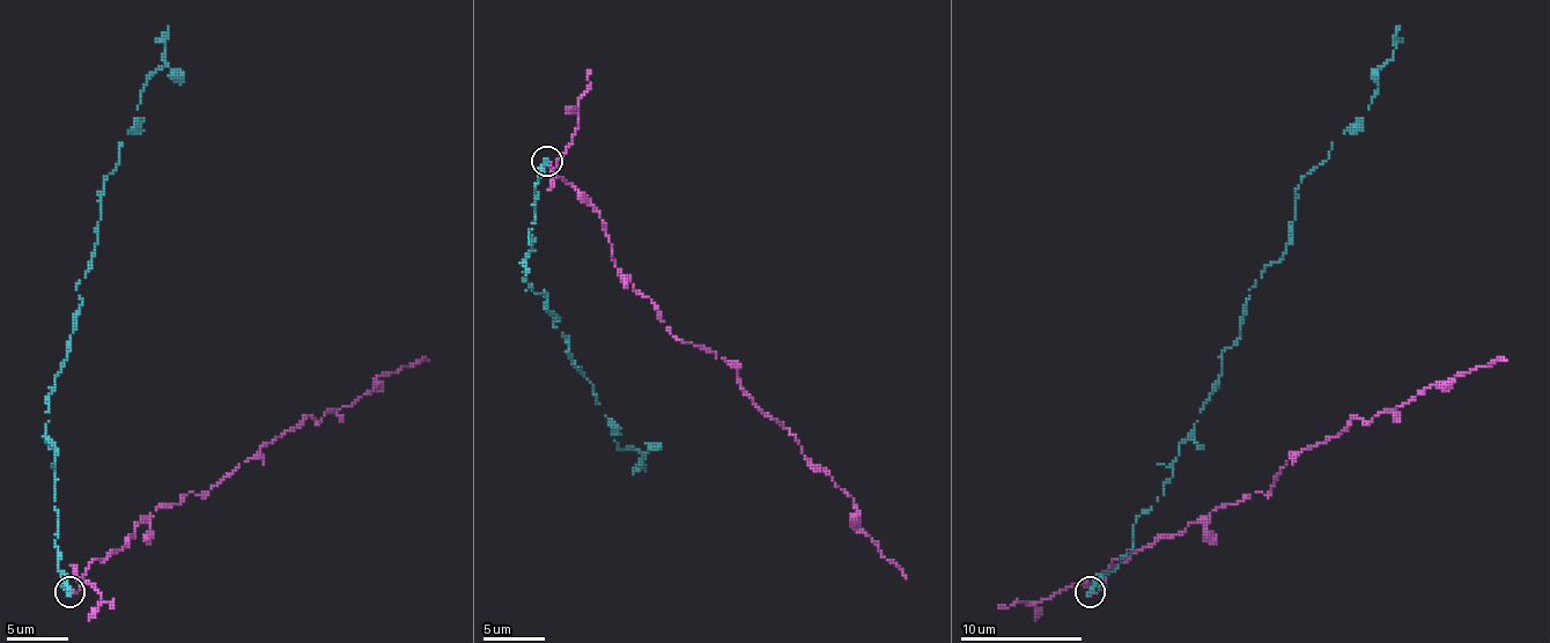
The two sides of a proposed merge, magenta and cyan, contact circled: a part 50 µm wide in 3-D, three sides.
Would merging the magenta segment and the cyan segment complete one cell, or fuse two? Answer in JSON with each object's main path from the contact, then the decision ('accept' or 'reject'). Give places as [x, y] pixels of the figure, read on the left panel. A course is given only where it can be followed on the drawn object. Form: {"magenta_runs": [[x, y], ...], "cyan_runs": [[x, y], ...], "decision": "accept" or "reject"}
{"magenta_runs": [[71, 592], [159, 507], [205, 495], [309, 415], [352, 406], [379, 375], [428, 360]], "cyan_runs": [[71, 592], [54, 547], [49, 393], [95, 256], [104, 179], [144, 85], [165, 66], [168, 27]], "decision": "reject"}

